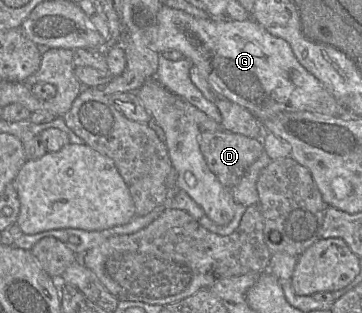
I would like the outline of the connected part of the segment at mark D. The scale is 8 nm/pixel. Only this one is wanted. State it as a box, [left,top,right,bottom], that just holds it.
[199,130,264,188]

